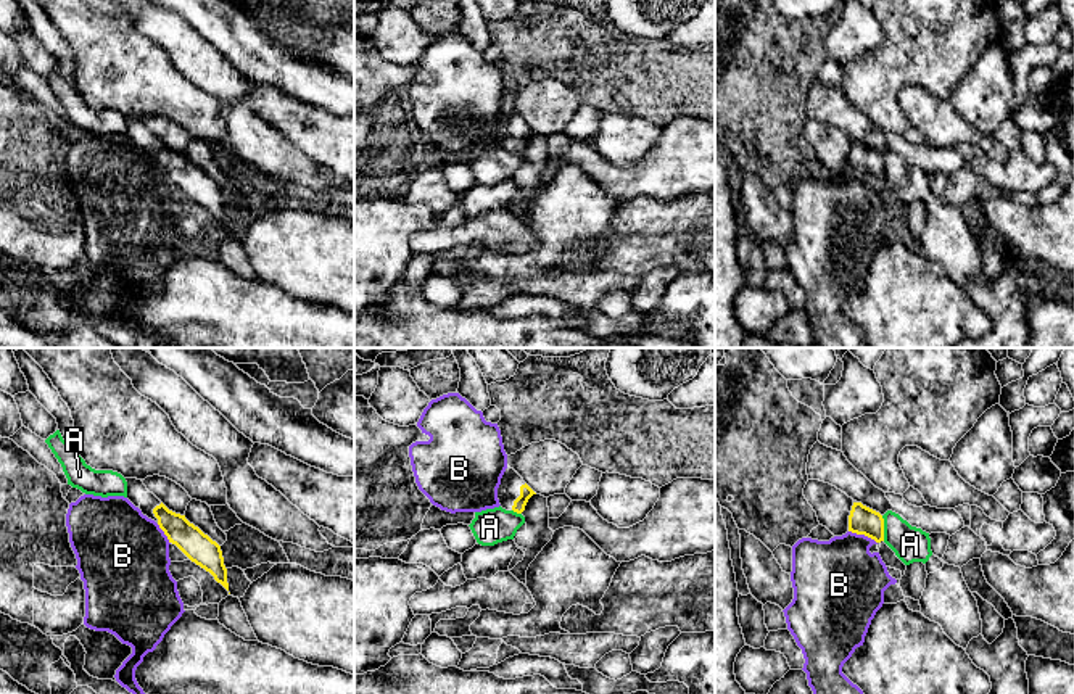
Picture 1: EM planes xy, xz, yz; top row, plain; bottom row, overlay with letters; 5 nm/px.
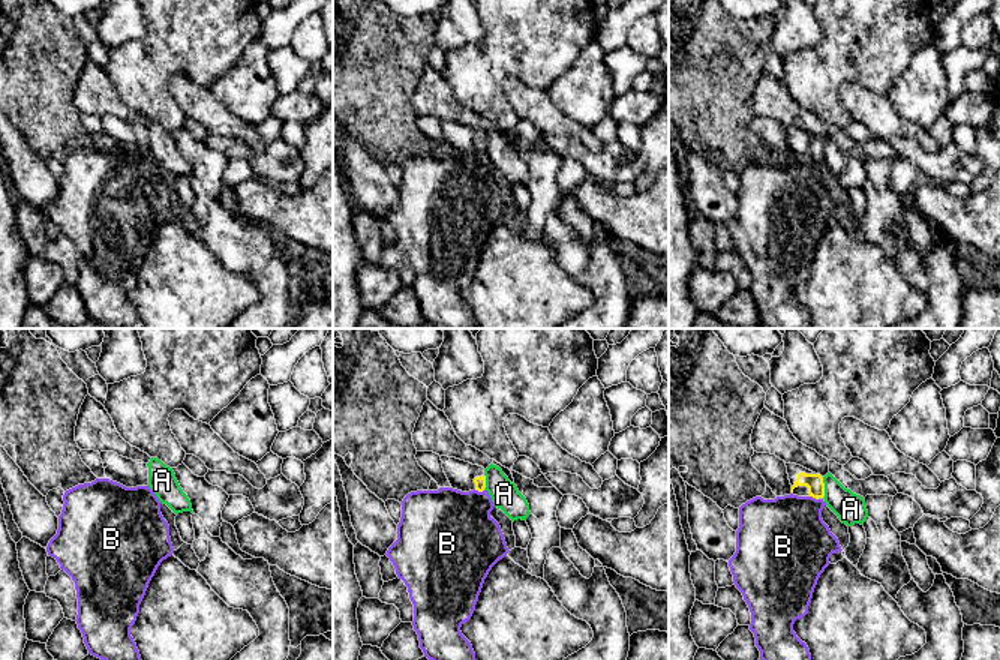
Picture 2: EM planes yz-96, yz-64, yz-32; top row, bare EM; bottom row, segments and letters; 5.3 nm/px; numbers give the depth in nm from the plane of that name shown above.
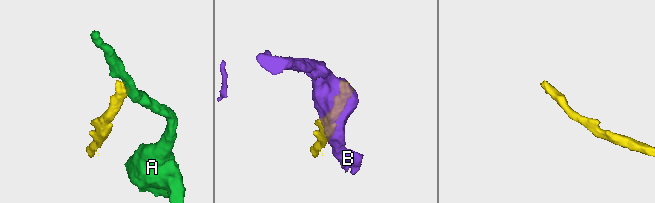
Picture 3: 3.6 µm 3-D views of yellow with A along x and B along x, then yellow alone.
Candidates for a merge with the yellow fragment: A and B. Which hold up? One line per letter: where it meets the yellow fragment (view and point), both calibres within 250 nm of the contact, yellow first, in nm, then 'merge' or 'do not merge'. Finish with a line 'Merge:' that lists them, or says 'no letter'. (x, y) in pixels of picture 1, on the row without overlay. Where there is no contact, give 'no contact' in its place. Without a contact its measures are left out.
A: yz (883, 168) | 140/180 nm | do not merge
B: yz (863, 173) | 140/380 nm | do not merge
Merge: no letter

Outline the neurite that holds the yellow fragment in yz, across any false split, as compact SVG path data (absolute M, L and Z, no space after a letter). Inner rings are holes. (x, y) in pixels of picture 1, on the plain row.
M853 142L849 155L849 171L865 174L876 182L881 182L884 180L884 158L879 151L861 142Z

